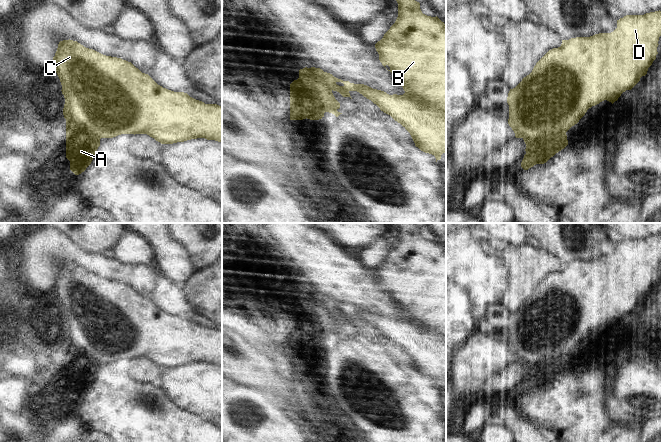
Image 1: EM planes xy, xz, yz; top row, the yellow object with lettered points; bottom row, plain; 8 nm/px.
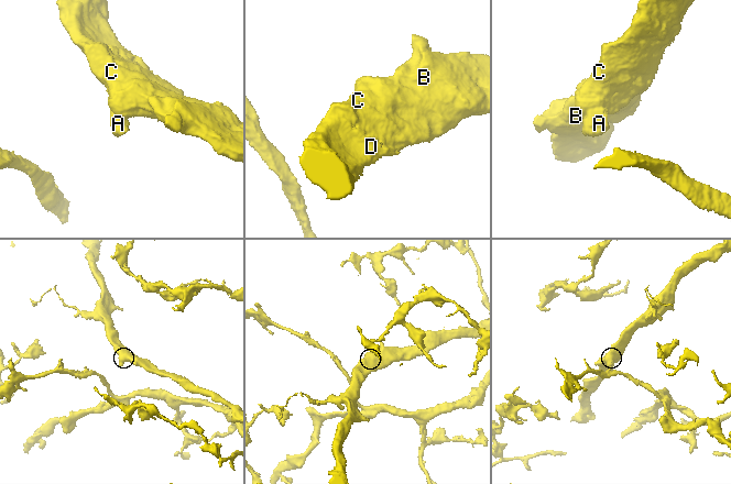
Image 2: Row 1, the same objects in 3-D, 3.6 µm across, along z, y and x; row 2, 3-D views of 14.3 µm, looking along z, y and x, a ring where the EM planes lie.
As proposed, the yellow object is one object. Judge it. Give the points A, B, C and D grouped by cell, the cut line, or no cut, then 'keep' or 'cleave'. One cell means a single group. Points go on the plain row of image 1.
A B C D; no cut; keep

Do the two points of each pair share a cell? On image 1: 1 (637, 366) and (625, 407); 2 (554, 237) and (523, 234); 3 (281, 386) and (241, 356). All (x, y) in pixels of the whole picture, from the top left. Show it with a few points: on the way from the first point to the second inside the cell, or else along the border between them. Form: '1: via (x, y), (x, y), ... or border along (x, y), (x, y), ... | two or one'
1: via (637, 376), (637, 386), (627, 397) | one
2: border along (529, 233), (532, 235) | two
3: via (271, 379), (258, 373), (251, 366) | one

